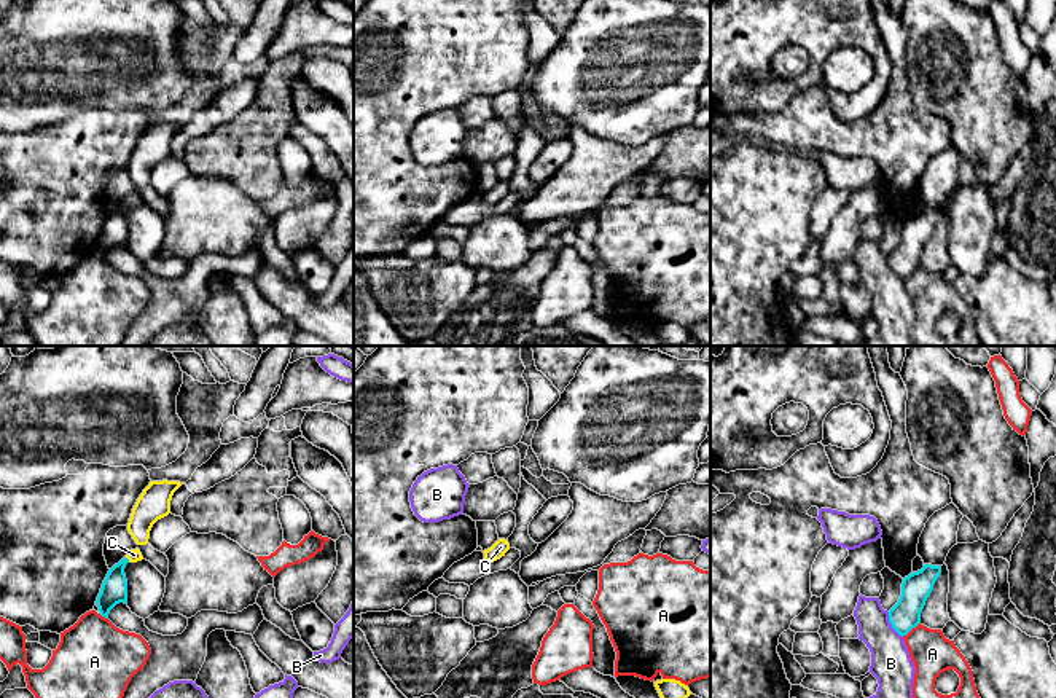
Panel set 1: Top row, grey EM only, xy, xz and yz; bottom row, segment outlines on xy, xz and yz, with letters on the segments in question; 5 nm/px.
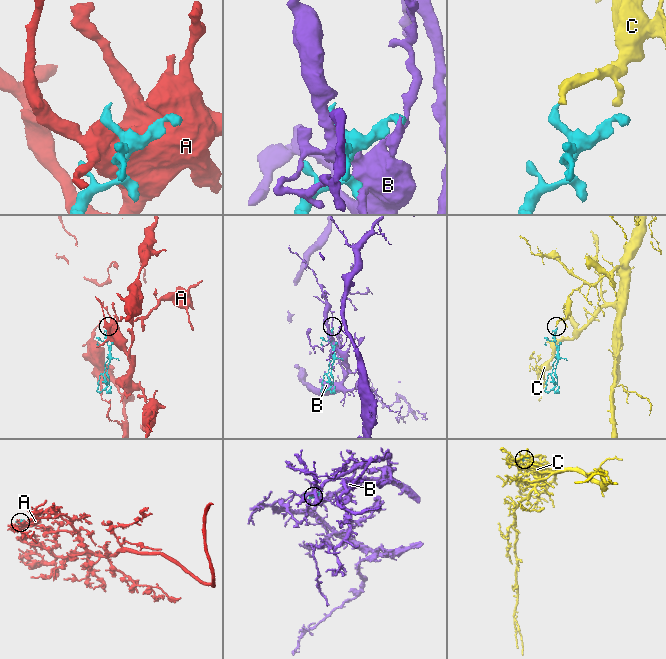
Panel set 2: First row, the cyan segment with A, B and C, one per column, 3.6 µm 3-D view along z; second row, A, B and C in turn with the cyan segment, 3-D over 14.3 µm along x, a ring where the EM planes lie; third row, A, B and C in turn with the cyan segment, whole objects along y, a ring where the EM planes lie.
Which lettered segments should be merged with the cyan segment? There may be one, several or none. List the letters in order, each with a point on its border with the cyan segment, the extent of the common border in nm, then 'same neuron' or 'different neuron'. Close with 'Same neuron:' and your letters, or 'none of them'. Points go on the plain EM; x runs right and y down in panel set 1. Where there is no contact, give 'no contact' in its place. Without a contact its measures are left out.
A: contact yz (911, 271); length 120 nm; different neuron
B: contact yz (891, 266); length 150 nm; different neuron
C: contact xy (128, 203); length 40 nm; same neuron
Same neuron: C

